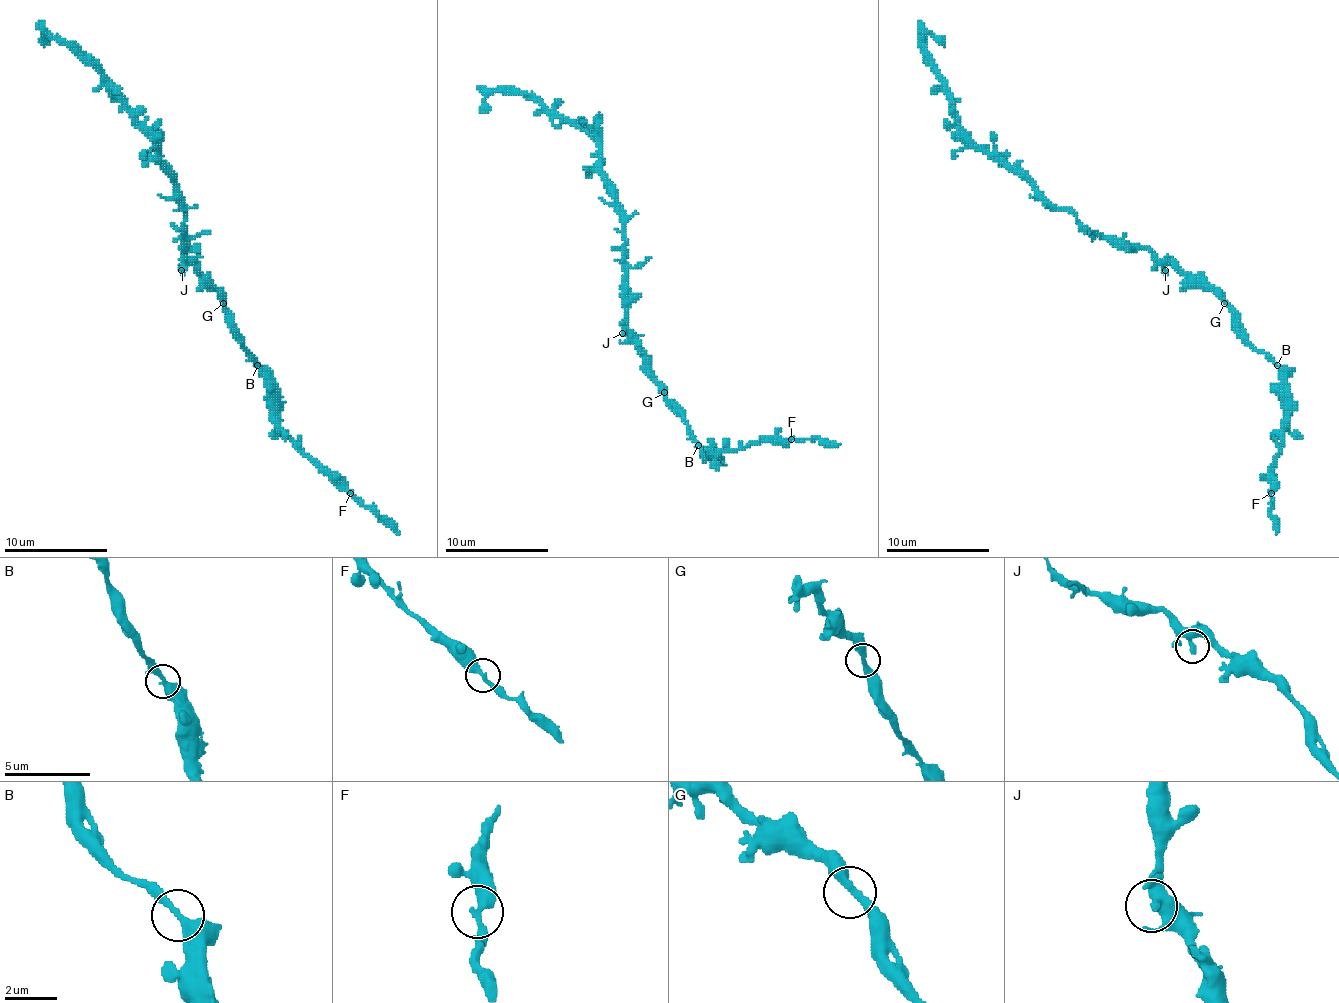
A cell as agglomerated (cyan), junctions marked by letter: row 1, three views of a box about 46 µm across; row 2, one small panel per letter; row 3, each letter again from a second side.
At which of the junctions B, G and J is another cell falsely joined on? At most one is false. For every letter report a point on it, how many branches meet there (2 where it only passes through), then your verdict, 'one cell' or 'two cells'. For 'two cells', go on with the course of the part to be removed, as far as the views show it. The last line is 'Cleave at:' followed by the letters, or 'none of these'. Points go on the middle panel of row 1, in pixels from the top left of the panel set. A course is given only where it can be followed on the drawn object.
B: (698, 445) | 2 | one cell
G: (664, 392) | 2 | one cell
J: (622, 333) | 2 | one cell
Cleave at: none of these

